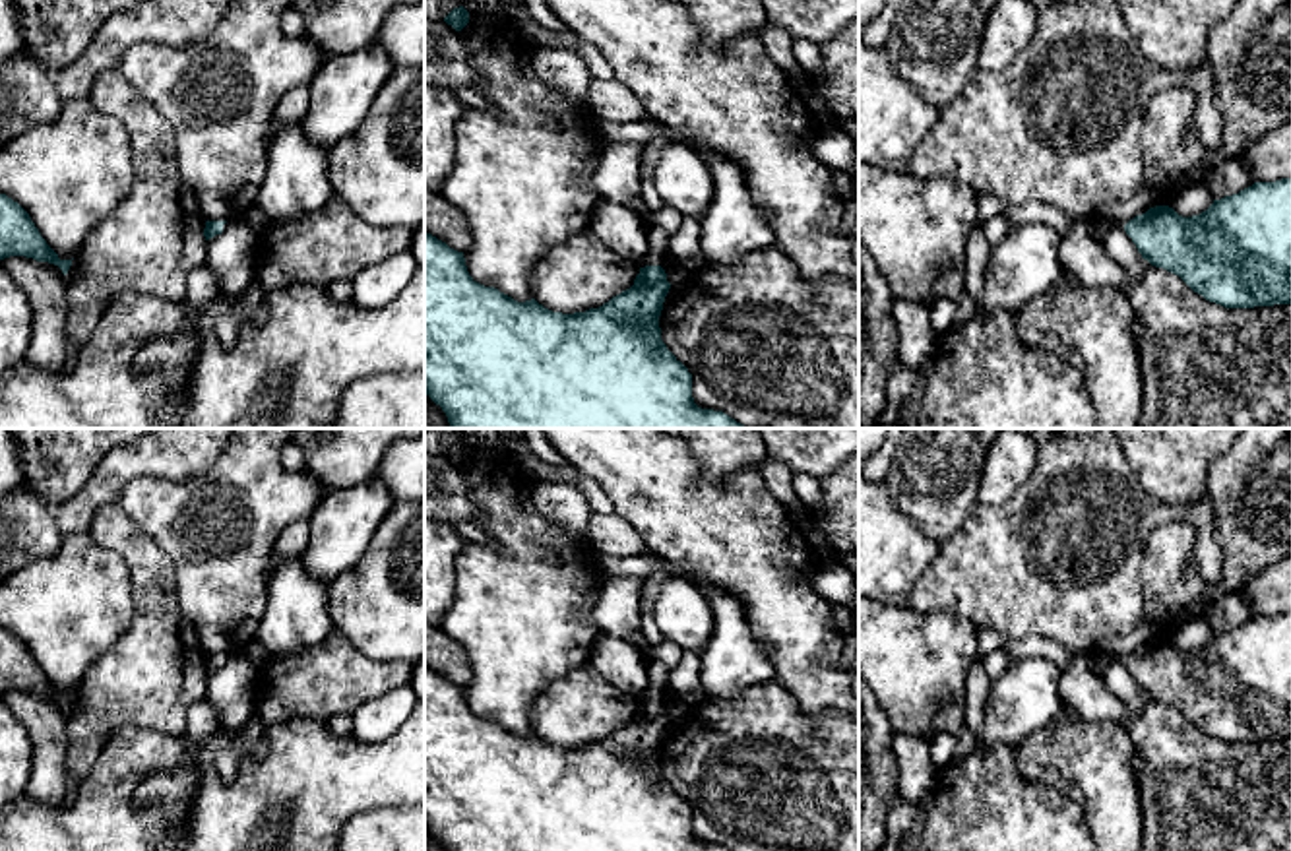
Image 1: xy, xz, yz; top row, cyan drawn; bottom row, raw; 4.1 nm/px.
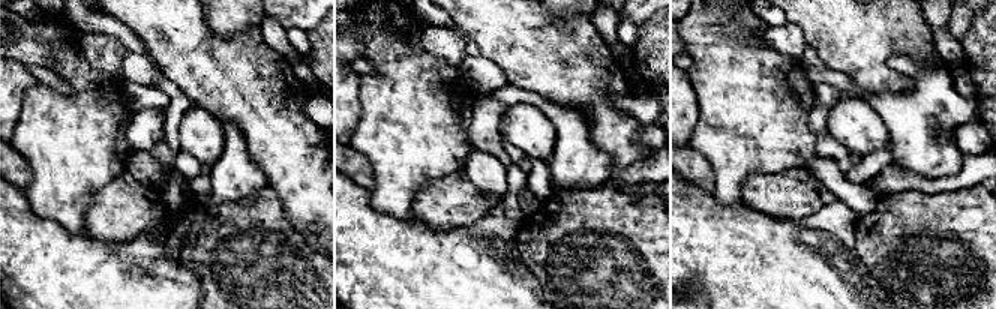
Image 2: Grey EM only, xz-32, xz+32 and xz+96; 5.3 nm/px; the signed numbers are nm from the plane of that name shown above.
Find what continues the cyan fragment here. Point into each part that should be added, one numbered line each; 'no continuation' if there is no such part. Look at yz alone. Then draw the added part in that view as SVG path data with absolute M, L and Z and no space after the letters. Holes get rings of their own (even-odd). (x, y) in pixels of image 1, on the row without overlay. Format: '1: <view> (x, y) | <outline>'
1: yz (1096, 661) | M1097 651L1097 653L1086 653L1086 663L1091 669L1093 675L1101 673L1103 667L1113 661L1113 659L1120 659L1124 661L1128 655L1117 655L1113 651Z

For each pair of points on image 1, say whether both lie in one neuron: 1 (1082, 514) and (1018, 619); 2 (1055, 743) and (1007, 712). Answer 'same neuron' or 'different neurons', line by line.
1: same neuron
2: different neurons

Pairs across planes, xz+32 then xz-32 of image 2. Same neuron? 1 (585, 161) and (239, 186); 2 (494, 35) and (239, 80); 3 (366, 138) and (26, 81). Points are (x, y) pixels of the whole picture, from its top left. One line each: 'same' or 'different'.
1: same
2: same
3: different

